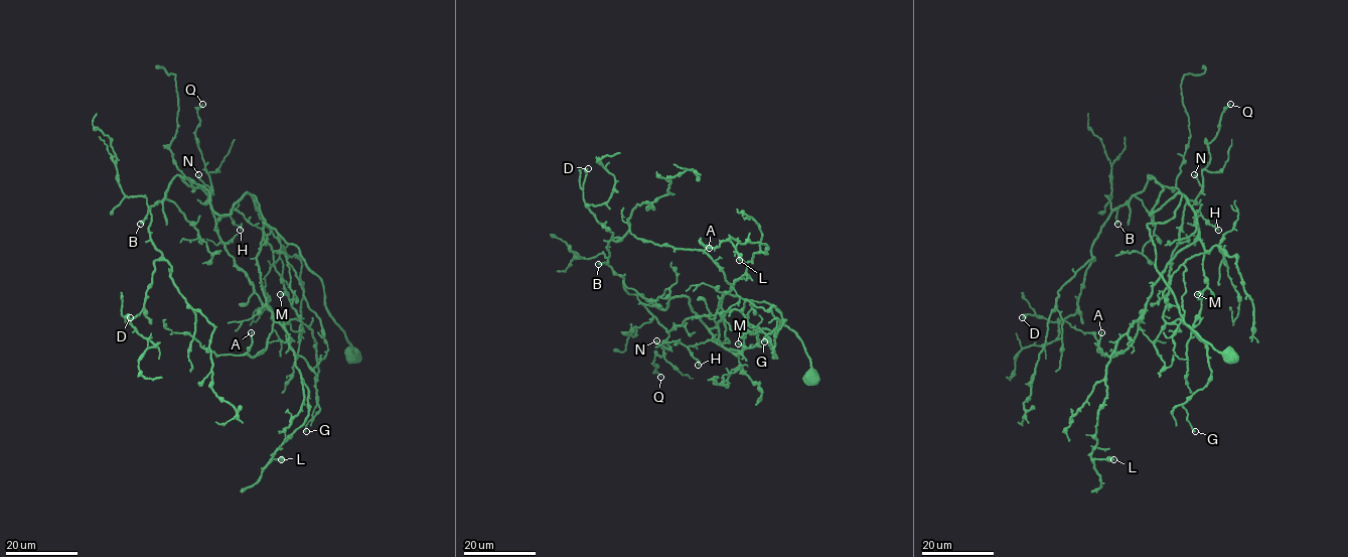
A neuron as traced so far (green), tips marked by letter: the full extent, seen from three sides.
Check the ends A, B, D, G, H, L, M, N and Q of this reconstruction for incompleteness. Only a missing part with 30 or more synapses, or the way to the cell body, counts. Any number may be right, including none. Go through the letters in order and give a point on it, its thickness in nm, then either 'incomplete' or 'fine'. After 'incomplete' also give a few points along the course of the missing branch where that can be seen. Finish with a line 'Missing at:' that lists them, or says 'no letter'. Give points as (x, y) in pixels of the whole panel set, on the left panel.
A: (251, 332) | 110 nm | fine
B: (140, 224) | 400 nm | fine
D: (130, 317) | 360 nm | fine
G: (306, 431) | 120 nm | fine
H: (240, 230) | 180 nm | fine
L: (281, 459) | 340 nm | fine
M: (280, 294) | 130 nm | fine
N: (198, 174) | 130 nm | fine
Q: (202, 104) | 90 nm | fine
Missing at: no letter

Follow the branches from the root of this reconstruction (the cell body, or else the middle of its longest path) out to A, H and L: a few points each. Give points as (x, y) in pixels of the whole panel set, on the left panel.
A: (354, 355), (321, 279), (263, 224), (253, 194), (273, 321), (253, 358), (251, 332)
H: (354, 355), (325, 306), (321, 279), (296, 246), (263, 224), (253, 194), (263, 227), (232, 210), (240, 230)
L: (354, 355), (321, 279), (263, 224), (253, 194), (262, 291), (308, 391), (306, 419), (272, 458), (281, 459)

